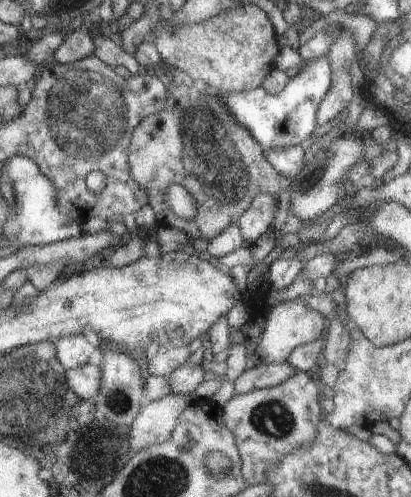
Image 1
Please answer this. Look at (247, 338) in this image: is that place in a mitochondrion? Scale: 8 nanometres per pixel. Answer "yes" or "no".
no

